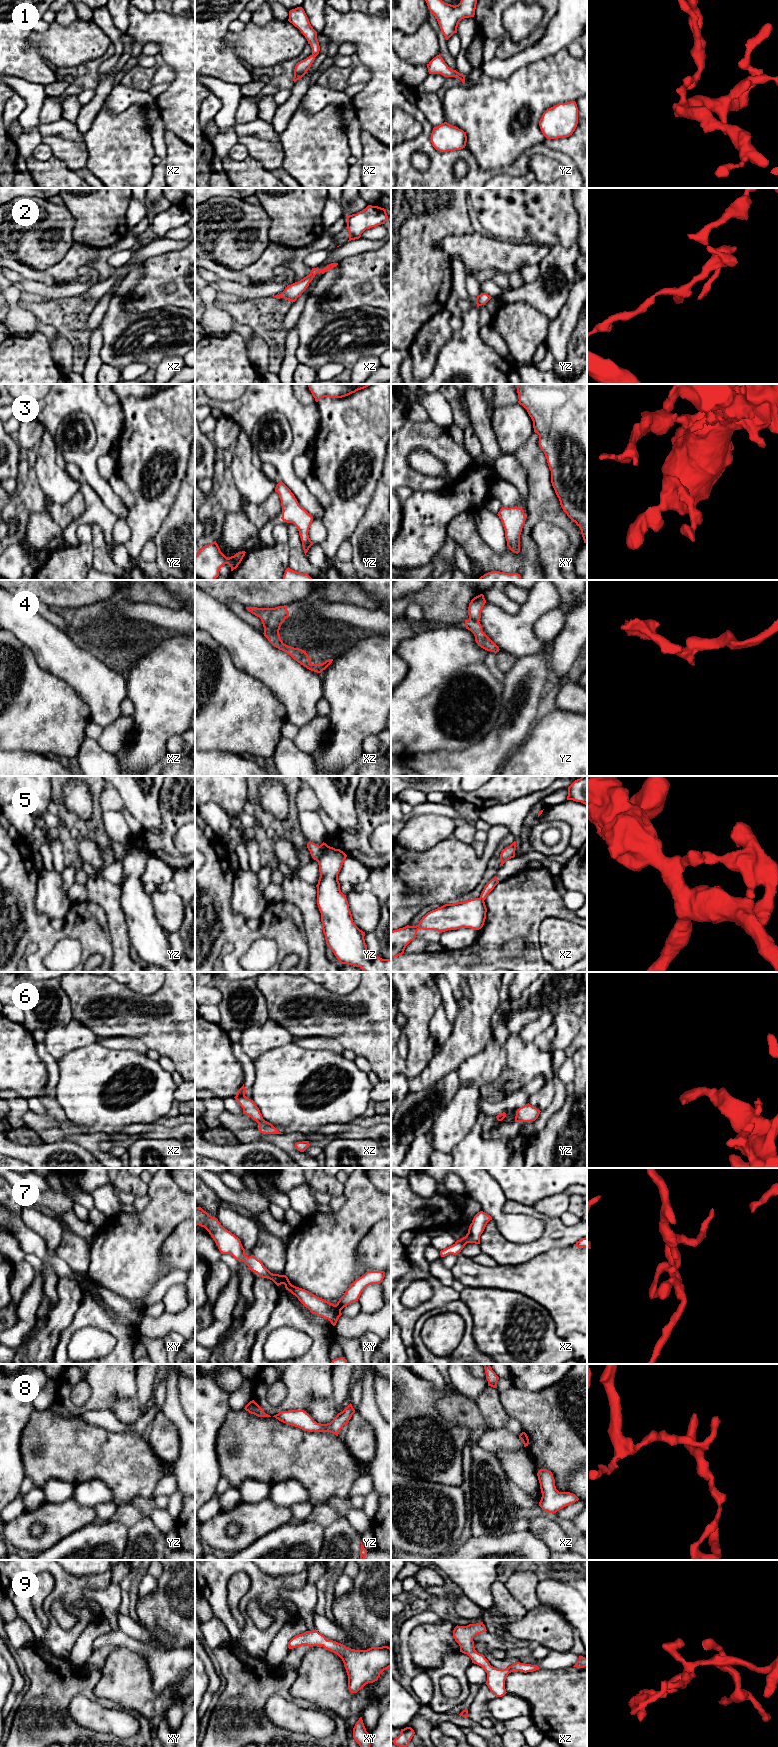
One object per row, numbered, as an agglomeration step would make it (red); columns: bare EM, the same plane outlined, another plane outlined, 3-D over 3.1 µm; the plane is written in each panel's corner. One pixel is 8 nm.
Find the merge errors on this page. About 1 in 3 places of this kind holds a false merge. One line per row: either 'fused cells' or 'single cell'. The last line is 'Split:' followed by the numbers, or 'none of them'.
1: single cell
2: single cell
3: single cell
4: single cell
5: fused cells
6: single cell
7: single cell
8: single cell
9: single cell
Split: 5

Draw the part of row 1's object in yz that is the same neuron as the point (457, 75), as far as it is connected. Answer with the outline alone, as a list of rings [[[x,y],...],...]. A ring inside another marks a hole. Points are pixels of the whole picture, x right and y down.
[[[437,55],[427,64],[429,74],[441,74],[444,77],[455,77],[462,81],[465,84],[465,76],[460,74],[456,70],[451,70],[448,65],[445,63],[441,55]]]

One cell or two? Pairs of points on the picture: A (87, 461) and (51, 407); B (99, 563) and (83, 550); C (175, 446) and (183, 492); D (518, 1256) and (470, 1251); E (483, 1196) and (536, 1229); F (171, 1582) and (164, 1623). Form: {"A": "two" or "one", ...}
{"A": "one", "B": "two", "C": "two", "D": "two", "E": "one", "F": "one"}

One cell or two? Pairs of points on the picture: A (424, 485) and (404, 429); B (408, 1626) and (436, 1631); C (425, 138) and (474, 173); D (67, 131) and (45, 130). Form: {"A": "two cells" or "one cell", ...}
{"A": "one cell", "B": "two cells", "C": "one cell", "D": "one cell"}

